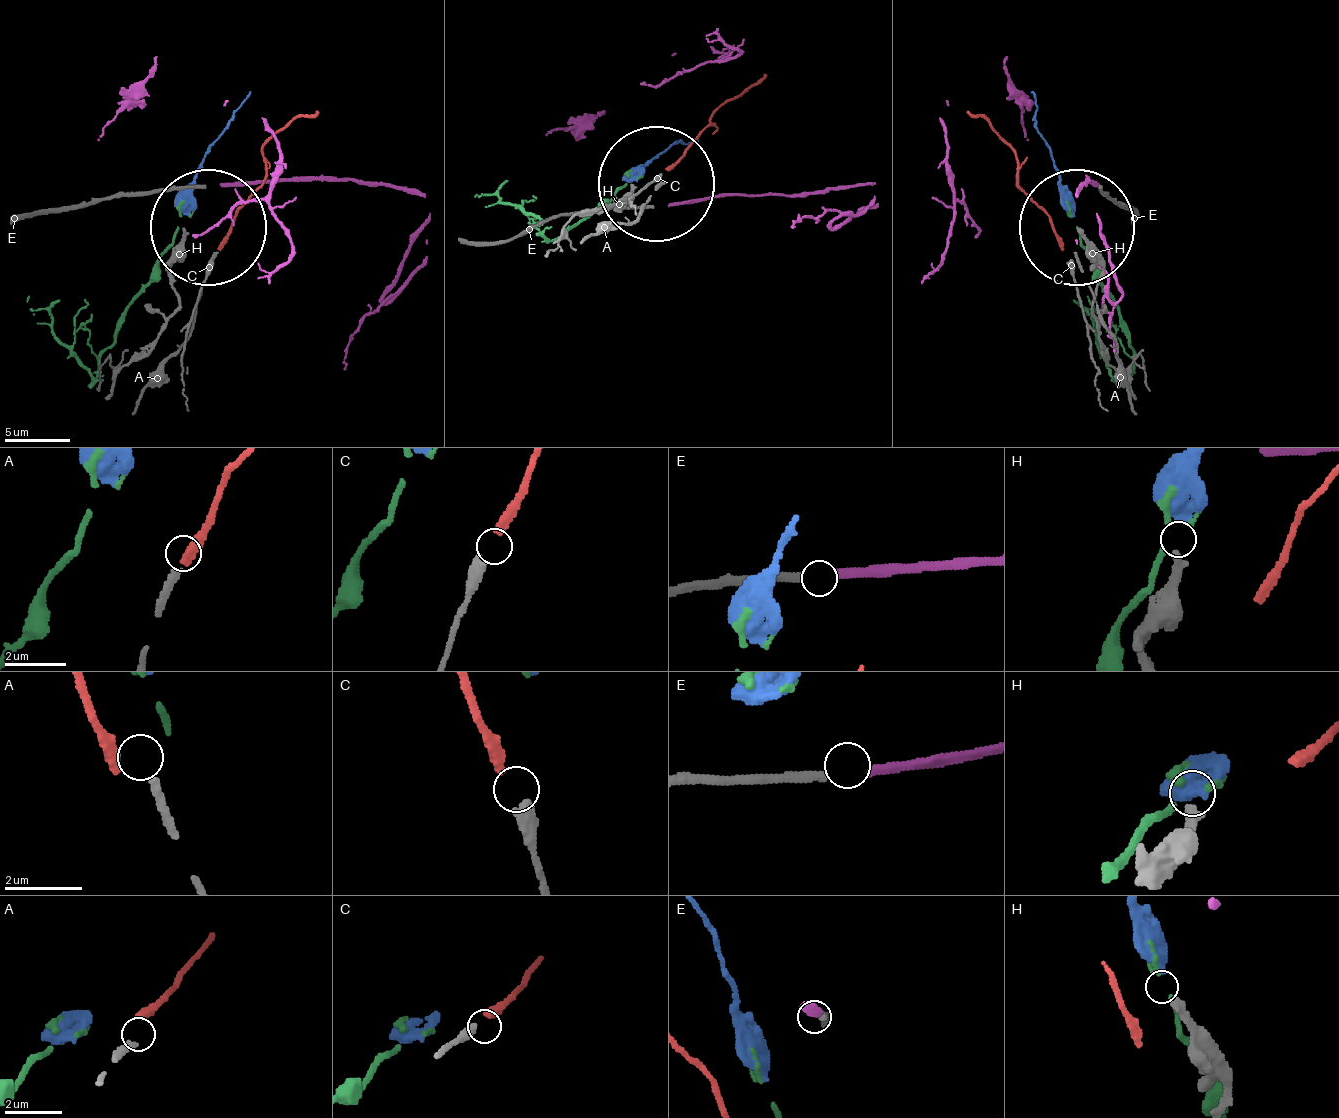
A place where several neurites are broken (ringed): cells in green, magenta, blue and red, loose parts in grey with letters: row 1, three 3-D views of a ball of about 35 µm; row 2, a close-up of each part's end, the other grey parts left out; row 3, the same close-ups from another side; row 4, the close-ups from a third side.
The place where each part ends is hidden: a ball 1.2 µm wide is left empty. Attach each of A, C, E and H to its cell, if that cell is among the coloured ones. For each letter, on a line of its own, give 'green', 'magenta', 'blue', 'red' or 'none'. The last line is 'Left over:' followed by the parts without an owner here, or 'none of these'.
A: none
C: red
E: magenta
H: blue
Left over: A

